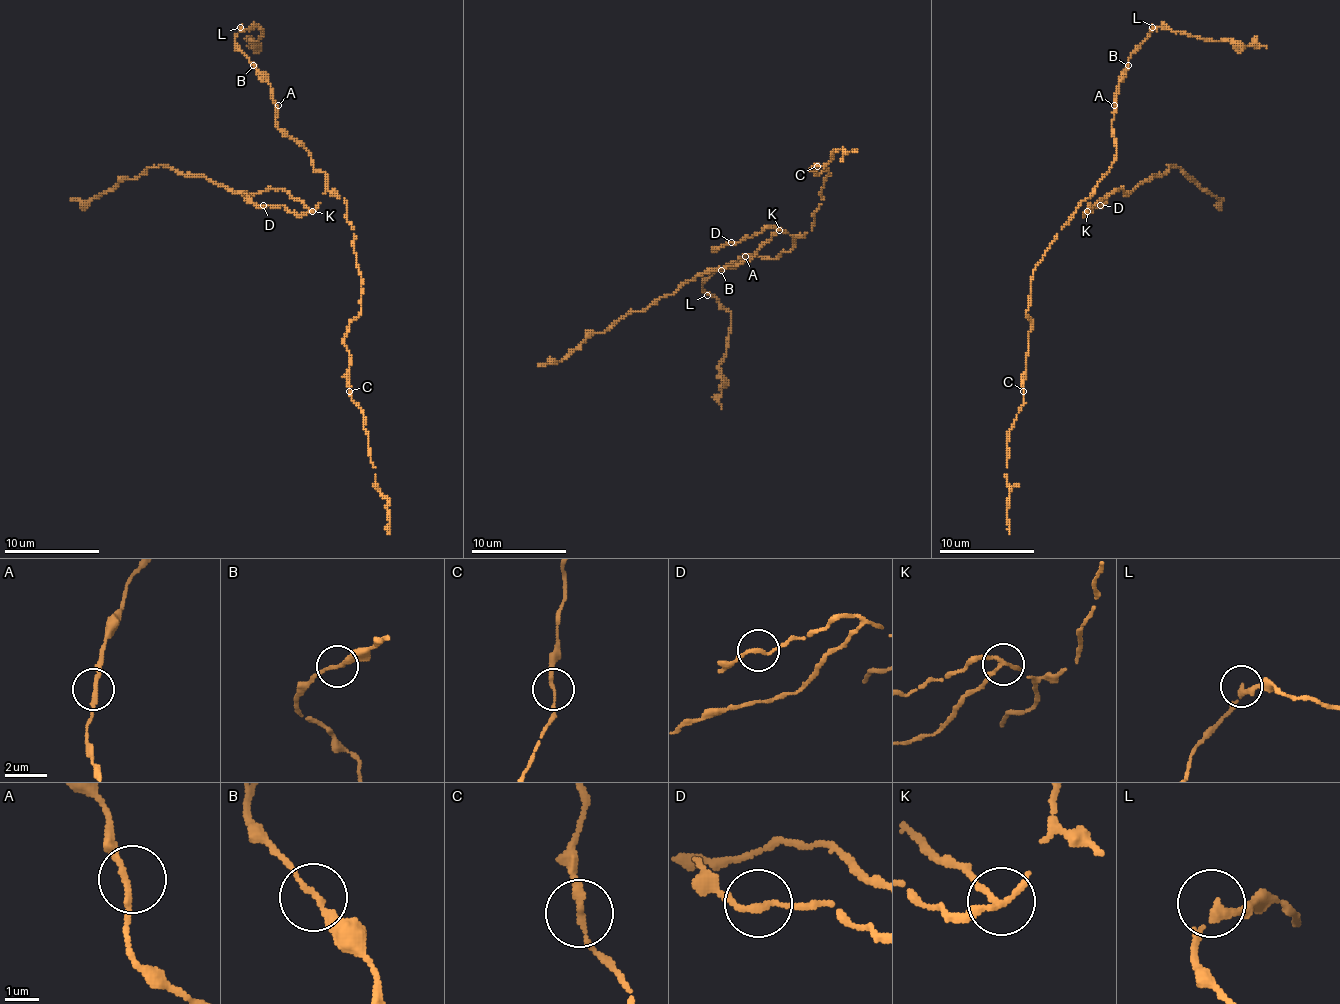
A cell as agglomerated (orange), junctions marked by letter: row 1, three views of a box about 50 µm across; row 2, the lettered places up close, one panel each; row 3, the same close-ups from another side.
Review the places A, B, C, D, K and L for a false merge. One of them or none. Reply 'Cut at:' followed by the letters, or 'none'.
Cut at: K

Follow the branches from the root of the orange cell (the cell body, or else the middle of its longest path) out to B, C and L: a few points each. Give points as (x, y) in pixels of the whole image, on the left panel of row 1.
B: (344, 201), (328, 189), (328, 177), (313, 167), (311, 155), (278, 127), (273, 89), (254, 65)
C: (344, 201), (361, 272), (361, 310), (344, 339), (349, 353), (349, 391)
L: (344, 201), (328, 189), (328, 177), (313, 167), (311, 155), (278, 127), (270, 84), (235, 41), (240, 27)

